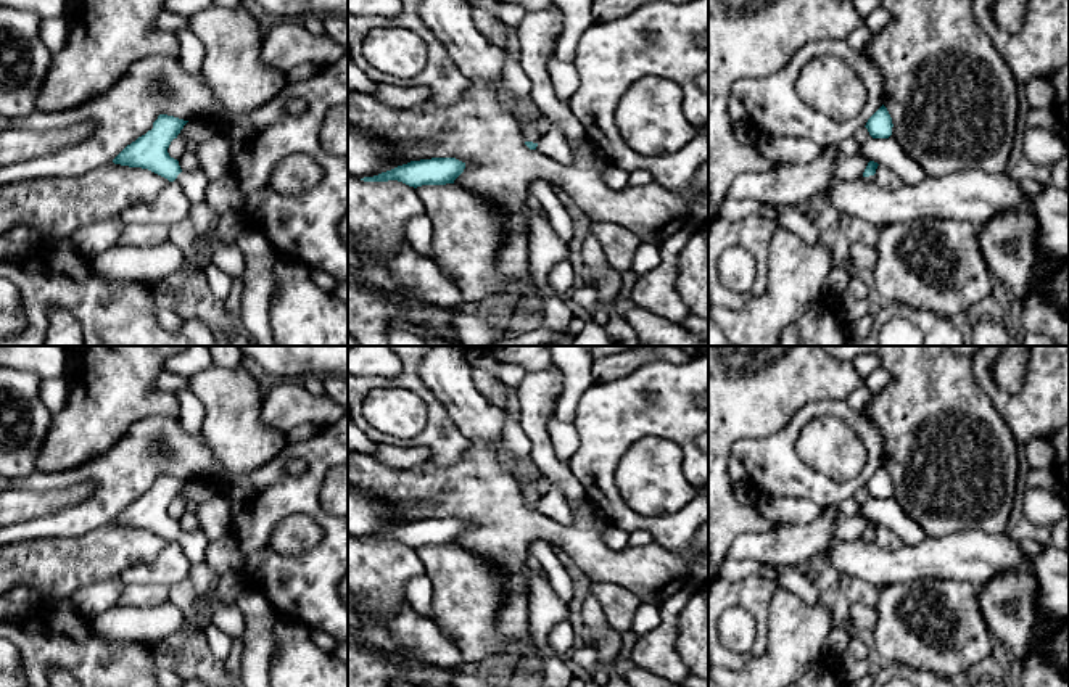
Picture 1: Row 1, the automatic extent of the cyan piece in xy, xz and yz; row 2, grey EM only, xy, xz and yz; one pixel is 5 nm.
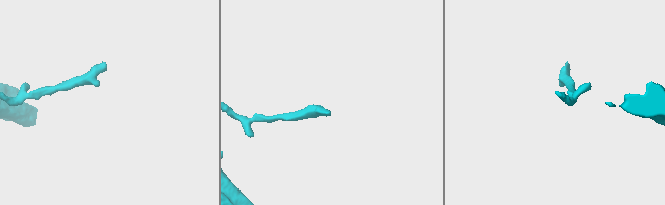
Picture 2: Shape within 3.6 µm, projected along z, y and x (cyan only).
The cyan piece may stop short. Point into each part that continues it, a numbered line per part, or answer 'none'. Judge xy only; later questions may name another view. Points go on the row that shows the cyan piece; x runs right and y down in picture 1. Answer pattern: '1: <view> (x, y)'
1: xy (195, 182)

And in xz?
1: xz (554, 145)

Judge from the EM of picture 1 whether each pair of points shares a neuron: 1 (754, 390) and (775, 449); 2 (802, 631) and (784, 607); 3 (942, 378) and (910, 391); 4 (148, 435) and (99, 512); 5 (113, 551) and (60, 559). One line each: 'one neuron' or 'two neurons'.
1: two neurons
2: one neuron
3: one neuron
4: one neuron
5: one neuron

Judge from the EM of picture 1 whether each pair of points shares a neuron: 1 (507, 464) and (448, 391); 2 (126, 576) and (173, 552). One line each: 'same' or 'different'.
1: same
2: same

